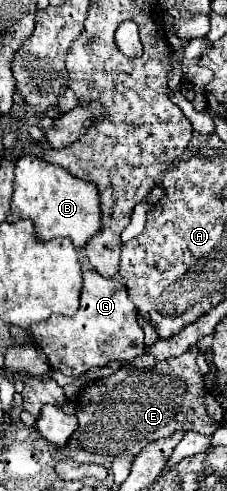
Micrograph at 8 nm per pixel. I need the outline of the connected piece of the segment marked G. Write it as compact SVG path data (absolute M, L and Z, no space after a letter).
M86 270L82 278L86 296L80 296L78 312L72 318L53 314L39 323L39 332L32 332L49 365L66 376L80 376L90 368L108 366L112 360L134 360L144 354L144 332L138 324L138 310L128 296L128 288L118 278L106 280L94 270Z

